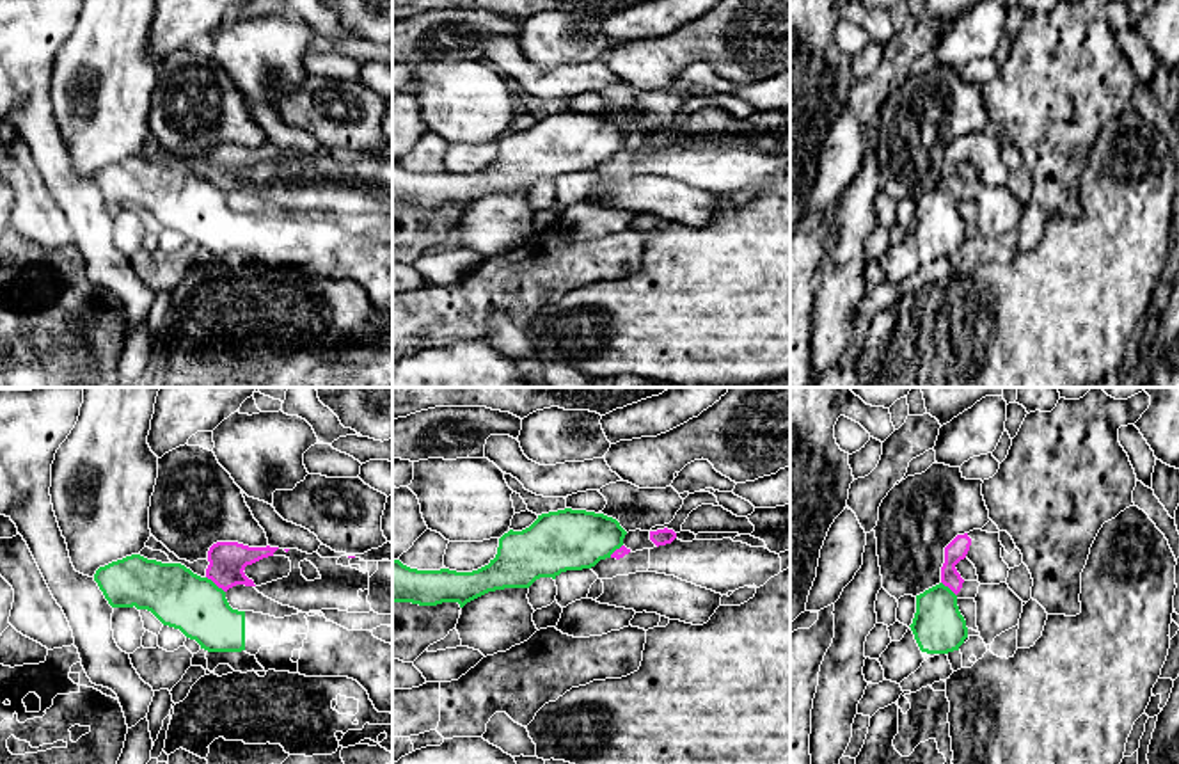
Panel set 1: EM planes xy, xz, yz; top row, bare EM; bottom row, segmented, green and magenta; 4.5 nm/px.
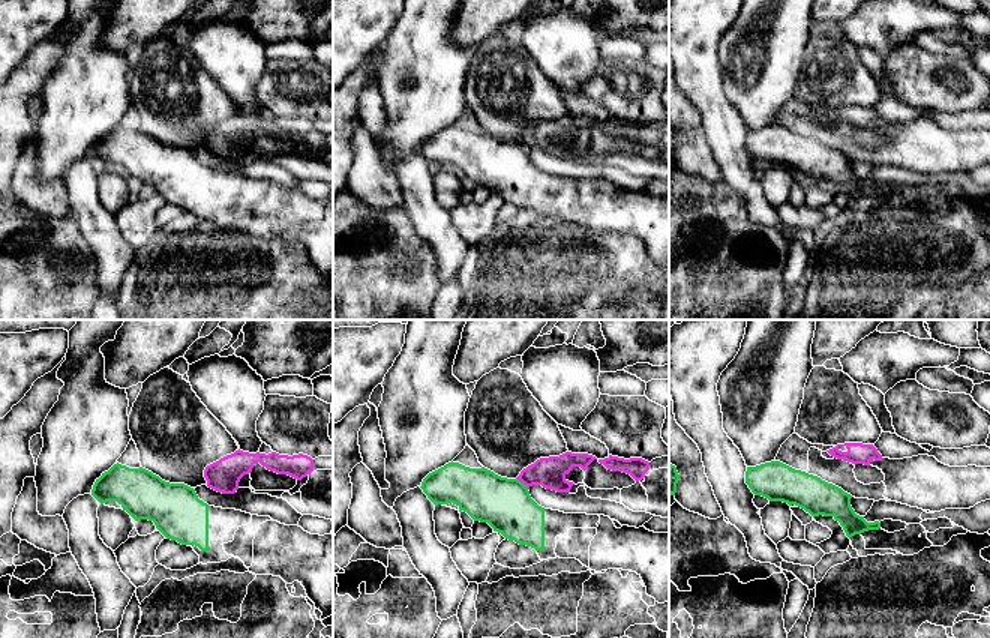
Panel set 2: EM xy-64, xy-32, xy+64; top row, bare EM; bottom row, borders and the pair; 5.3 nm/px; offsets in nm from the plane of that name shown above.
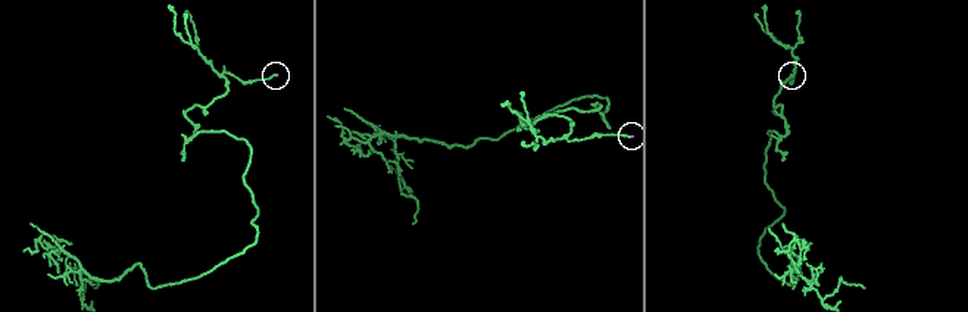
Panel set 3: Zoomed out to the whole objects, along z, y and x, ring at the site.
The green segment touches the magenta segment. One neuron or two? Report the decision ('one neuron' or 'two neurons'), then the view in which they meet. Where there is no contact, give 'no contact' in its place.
two neurons; contact in xy

